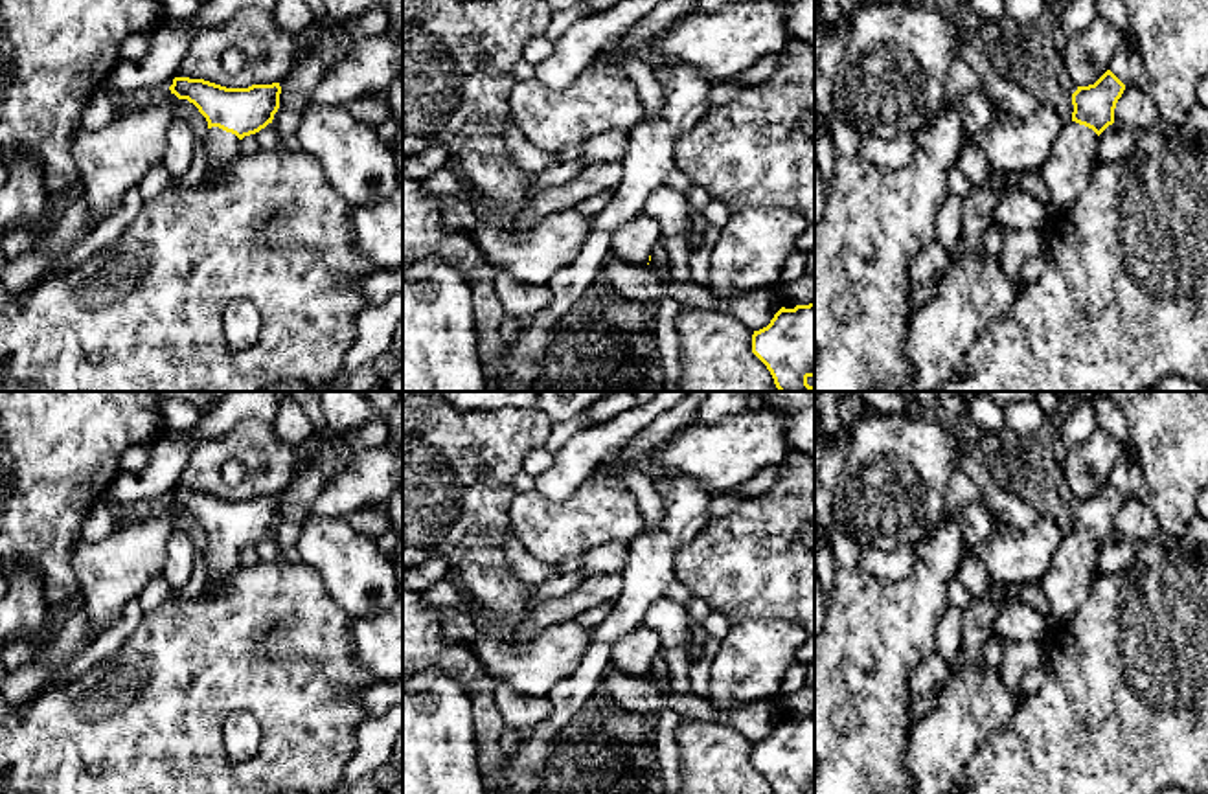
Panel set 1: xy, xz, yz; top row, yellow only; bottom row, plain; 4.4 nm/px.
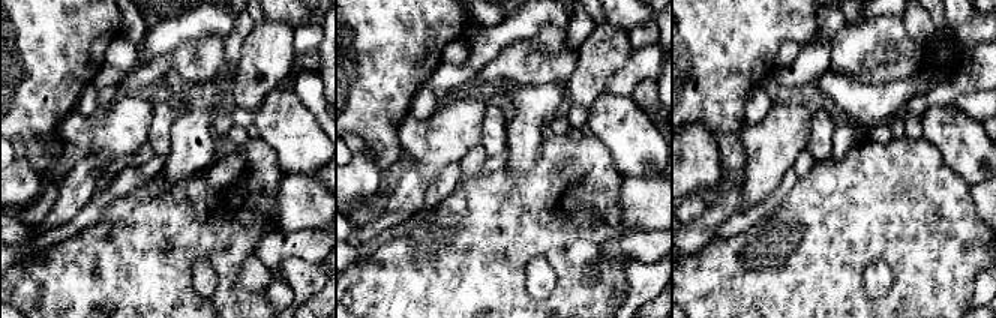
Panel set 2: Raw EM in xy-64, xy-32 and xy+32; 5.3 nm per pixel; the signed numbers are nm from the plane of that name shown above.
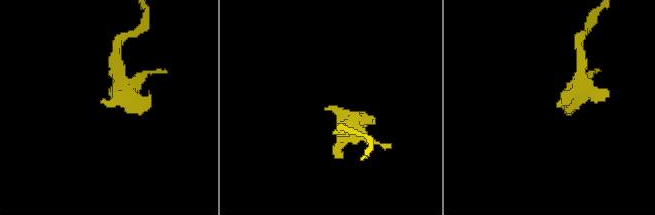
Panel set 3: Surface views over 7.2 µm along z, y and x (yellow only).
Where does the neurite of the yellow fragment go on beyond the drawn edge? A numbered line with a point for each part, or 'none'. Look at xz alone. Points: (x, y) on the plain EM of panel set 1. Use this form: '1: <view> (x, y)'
1: xz (635, 653)

